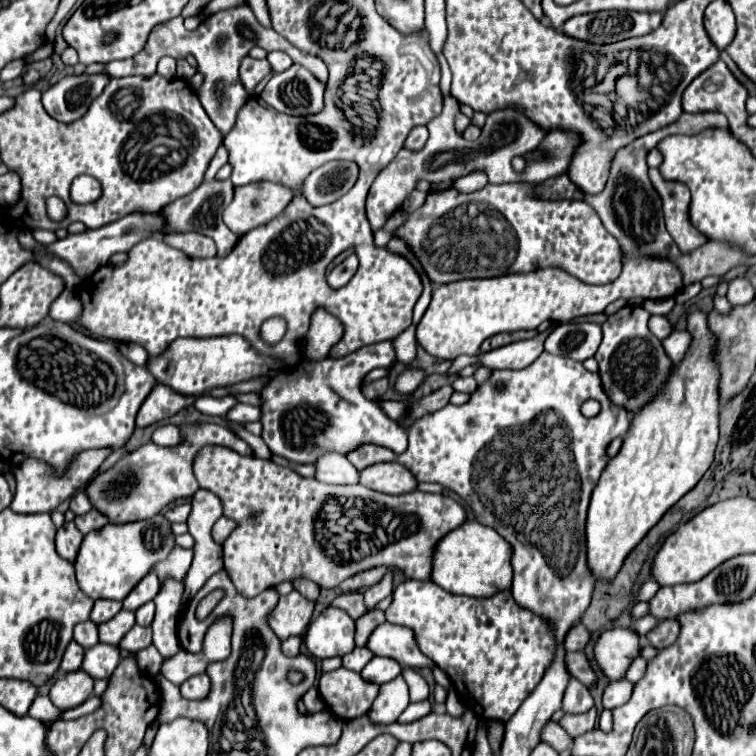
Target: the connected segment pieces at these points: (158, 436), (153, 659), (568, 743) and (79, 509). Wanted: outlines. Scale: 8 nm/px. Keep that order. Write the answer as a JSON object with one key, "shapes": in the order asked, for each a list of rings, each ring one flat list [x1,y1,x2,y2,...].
{"shapes":[[[160,425,154,433,152,433,152,443,156,445,162,445,162,447,172,447,176,443,180,443,180,431,178,431,178,426,170,425]],[[154,645,136,653,136,663,138,663,140,671,144,671,146,675,158,675,158,669,160,669,162,661,164,661,164,657,156,651]],[[550,721,544,731,542,731,542,741,544,743,550,743,556,751,566,751,566,749,572,749,574,745,574,739,554,721]],[[78,491,78,493,70,499,70,509,72,509,76,515,80,515,80,513,88,513,88,511,92,509,92,505,88,503,88,497,86,497,82,491]]]}

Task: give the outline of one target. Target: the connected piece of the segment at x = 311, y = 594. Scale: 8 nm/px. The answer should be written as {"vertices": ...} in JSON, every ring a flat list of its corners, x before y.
{"vertices":[[298,579,298,581,294,581,294,589,296,589,300,595,304,595,308,601,316,601,318,595,320,595,320,587,318,587,316,583,308,581,308,579]]}

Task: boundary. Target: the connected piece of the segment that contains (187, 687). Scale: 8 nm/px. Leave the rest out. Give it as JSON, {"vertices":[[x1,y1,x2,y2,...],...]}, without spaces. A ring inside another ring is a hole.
{"vertices":[[206,673,192,675,190,679,186,679,180,685,180,693,186,699,204,699,208,695,208,691,210,691,210,679]]}

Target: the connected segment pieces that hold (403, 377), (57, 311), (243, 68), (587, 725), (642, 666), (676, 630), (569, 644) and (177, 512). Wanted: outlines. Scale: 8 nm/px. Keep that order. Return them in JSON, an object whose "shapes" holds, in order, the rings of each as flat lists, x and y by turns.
{"shapes":[[[406,369,404,373,398,375,396,379,396,389,400,395,410,395,416,391,416,387,422,383,424,379,424,373,418,371,418,369]],[[64,289,62,295,50,307,52,319,58,319,58,321,64,321,70,325,76,325,76,319,80,317,80,313,82,313,82,303,80,303,78,295,70,289]],[[246,57,240,65,240,79,242,79,242,85,246,89,246,93,250,97,256,97,256,85,266,79,268,75,272,73,272,67,268,63,268,59,252,59,252,57]],[[592,707,586,713,576,713,576,715,564,715,560,719,560,725,572,735,572,737,580,737,588,731,594,729,596,725,596,707]],[[640,657,640,659,634,659,634,661,632,661,632,665,628,667,626,679,628,679,628,681,632,681,632,683,638,683,638,681,644,677,644,673,646,673,646,667,648,667,648,661,646,661,644,657]],[[666,619,660,621,660,627,656,627,656,631,650,631,646,637,656,649,666,649,672,643,676,643,678,635,680,635,680,623,676,619]],[[576,623,576,627,572,627,572,631,568,633,568,637,564,641,564,647,570,653,584,651,584,647,588,645,588,641,590,641,590,631,582,623]],[[184,503,184,505,178,505,178,507,170,509,170,511,166,513,166,517,168,517,172,523,186,523,188,517,190,517,190,511,192,511,192,507,190,507,188,503]]]}

